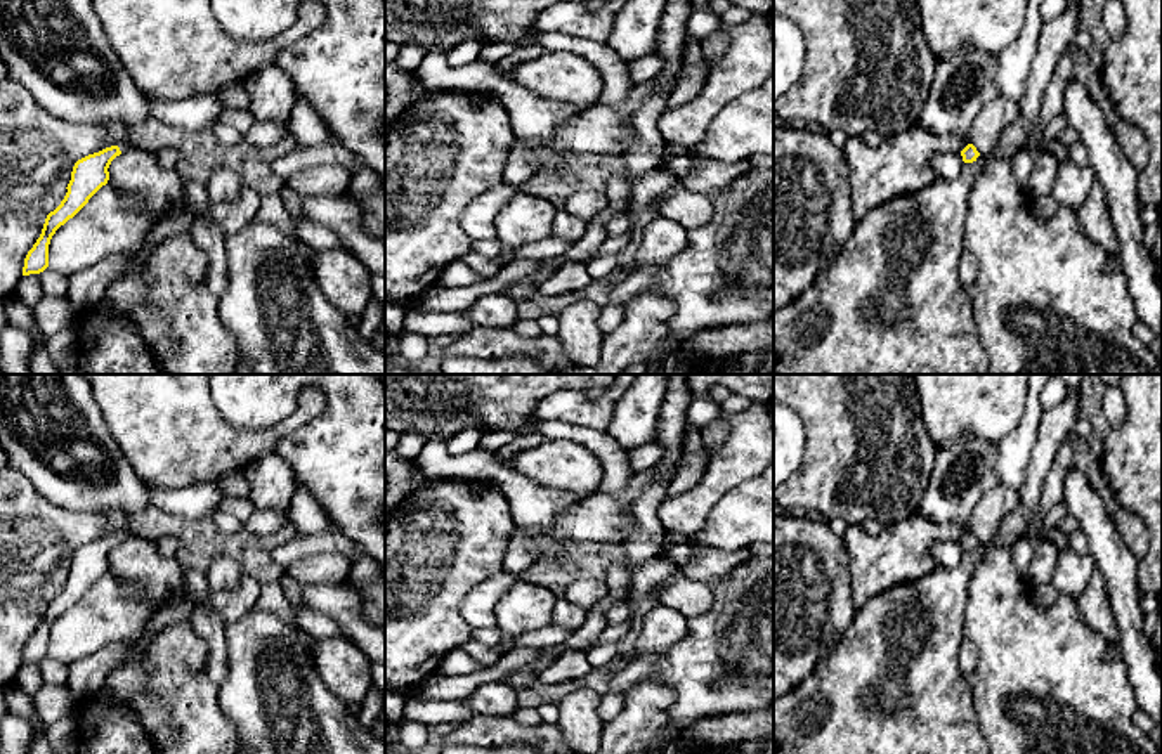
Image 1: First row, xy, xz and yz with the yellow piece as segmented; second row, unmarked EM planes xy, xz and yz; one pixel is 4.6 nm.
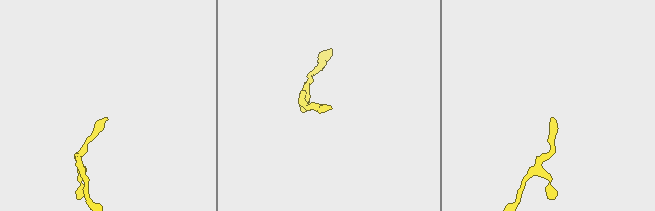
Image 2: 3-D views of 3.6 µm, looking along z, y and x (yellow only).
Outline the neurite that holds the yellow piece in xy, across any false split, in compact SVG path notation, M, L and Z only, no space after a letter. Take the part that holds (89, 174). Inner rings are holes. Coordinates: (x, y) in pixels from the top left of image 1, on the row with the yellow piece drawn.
M0 0L0 55L9 68L9 76L21 83L54 118L102 127L120 123L127 132L118 146L75 163L64 199L47 215L40 237L24 258L23 276L29 276L49 267L49 244L55 231L108 184L111 161L135 146L132 133L153 113L151 101L111 49L92 0Z

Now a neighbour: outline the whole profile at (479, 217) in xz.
M501 182L473 198L460 217L465 234L472 241L496 237L496 217L510 203L513 194L515 187Z

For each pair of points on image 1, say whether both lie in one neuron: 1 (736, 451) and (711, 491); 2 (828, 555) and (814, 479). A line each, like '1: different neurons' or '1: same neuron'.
1: same neuron
2: different neurons

